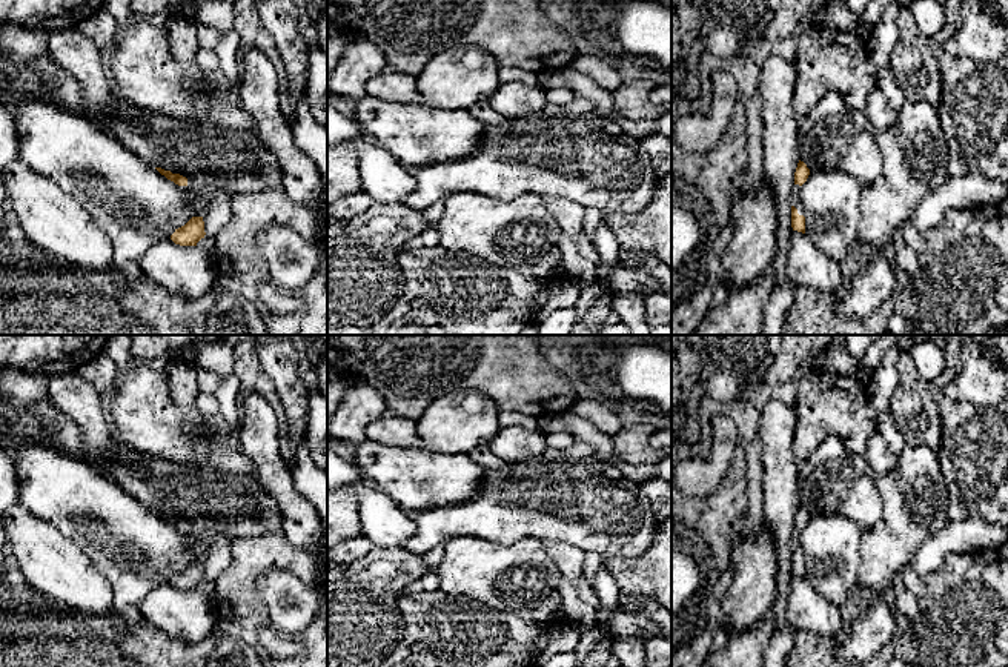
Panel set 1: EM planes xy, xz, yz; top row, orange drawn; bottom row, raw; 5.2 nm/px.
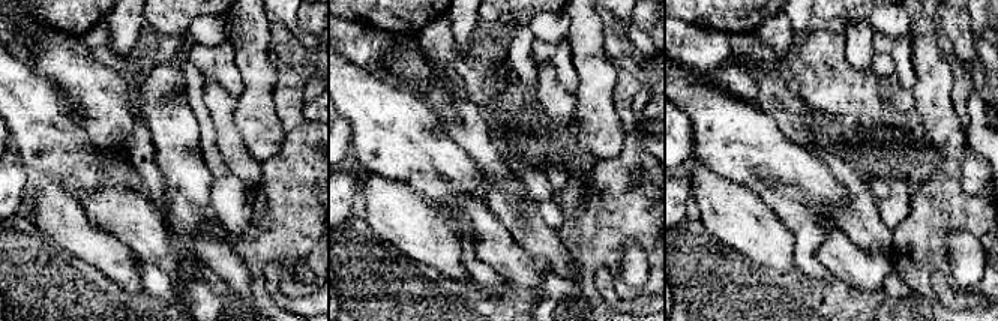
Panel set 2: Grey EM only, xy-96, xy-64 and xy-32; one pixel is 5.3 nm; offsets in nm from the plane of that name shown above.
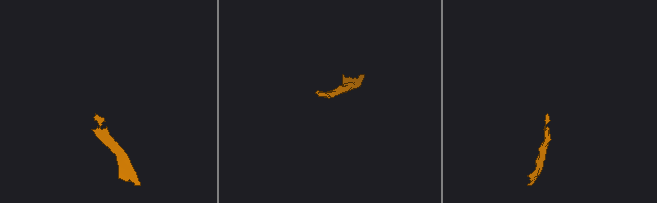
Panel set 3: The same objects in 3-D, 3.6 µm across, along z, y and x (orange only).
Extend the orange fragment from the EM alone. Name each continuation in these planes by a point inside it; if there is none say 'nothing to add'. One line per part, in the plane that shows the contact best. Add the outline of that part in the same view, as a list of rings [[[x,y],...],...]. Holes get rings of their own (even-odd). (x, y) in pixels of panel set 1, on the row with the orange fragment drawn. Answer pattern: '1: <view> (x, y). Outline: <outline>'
1: yz (796, 189). Outline: [[[793,184],[793,187],[791,187],[791,204],[797,209],[799,215],[804,215],[804,207],[801,203],[801,186],[799,184]]]

